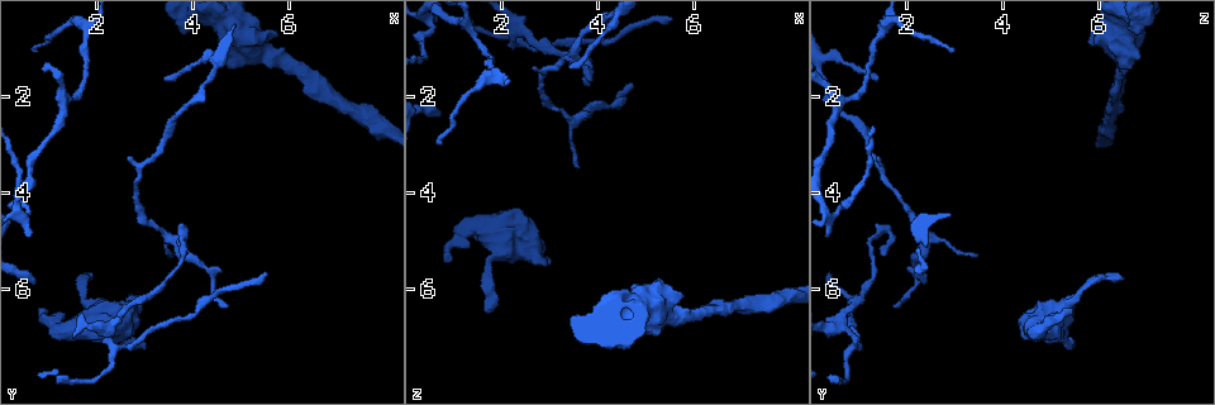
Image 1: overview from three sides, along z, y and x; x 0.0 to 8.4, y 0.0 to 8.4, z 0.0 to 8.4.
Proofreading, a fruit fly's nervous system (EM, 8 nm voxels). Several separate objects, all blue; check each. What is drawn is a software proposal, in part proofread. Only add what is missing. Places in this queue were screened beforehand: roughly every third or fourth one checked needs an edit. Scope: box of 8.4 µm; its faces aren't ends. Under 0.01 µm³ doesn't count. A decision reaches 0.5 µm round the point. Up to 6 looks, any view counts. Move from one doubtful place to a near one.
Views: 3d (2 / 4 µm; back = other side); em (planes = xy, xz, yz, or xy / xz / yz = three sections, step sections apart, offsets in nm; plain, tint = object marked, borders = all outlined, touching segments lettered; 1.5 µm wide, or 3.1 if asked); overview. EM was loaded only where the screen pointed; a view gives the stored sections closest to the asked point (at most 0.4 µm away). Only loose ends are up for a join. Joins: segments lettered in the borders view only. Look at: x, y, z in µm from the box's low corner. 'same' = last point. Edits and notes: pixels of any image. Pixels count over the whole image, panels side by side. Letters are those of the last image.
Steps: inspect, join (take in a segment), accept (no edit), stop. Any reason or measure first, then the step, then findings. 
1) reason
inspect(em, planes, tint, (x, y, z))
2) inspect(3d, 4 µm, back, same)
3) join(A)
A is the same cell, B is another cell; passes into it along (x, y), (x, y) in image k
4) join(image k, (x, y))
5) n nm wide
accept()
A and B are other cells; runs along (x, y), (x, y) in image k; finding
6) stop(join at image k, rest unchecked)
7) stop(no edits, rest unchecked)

inspect(3d, 4 µm, back, (1.75, 5.80, 6.50))

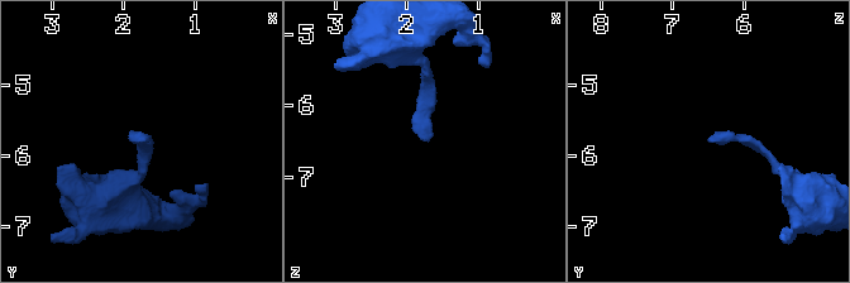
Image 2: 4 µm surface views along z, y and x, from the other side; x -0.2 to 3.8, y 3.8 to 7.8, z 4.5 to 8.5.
inspect(em, planes, borders, (1.70, 5.80, 6.50))

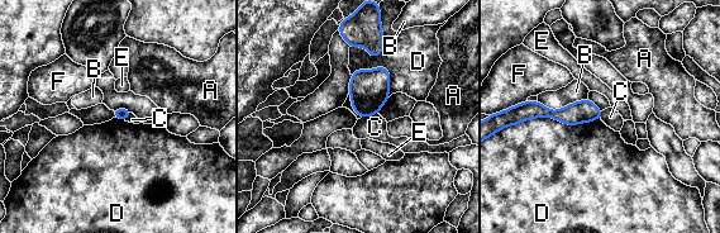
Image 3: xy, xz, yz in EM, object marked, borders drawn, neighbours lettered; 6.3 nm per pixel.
80 nm wide
accept()
A, B, C, D, E and F are other cells; runs along (525, 112), (597, 115) in image 3; none of them fits

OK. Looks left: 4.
an open end
inspect(3d, 2 µm, (4.75, 6.30, 1.70))

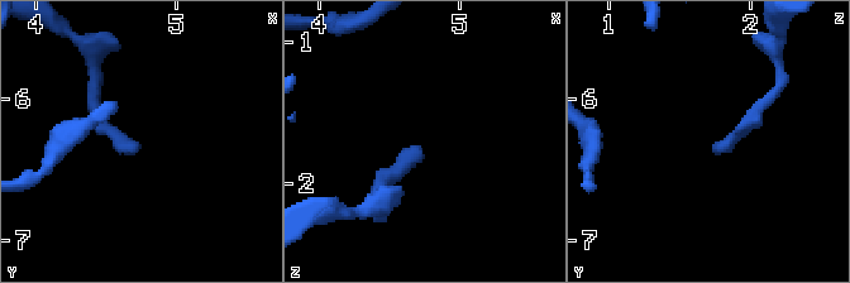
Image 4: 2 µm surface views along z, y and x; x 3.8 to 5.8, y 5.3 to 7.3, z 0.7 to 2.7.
shape alone is not enough
inspect(em, planes, plain, (4.72, 6.36, 1.76))

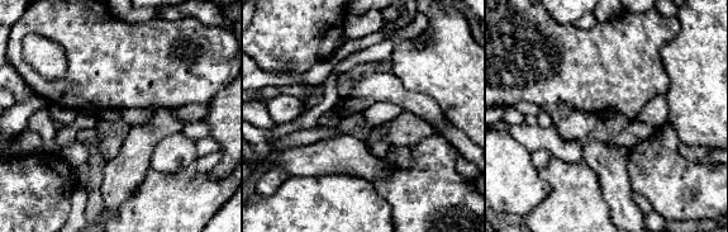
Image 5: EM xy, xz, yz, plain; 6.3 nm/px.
inspect(em, planes, borders, same)

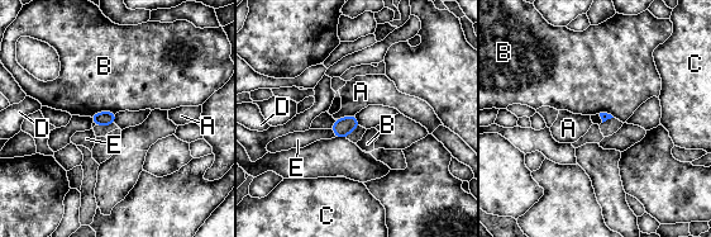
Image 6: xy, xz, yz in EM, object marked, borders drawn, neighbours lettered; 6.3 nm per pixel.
accept()
A, B, C, D and E are other cells; none of them fits

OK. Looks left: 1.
stop(no edits, rest unchecked)

